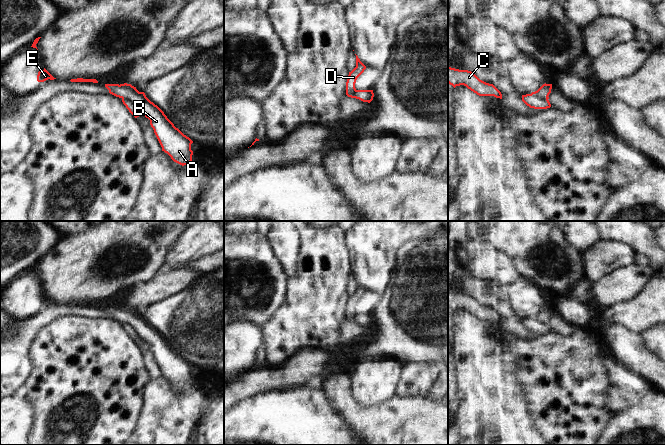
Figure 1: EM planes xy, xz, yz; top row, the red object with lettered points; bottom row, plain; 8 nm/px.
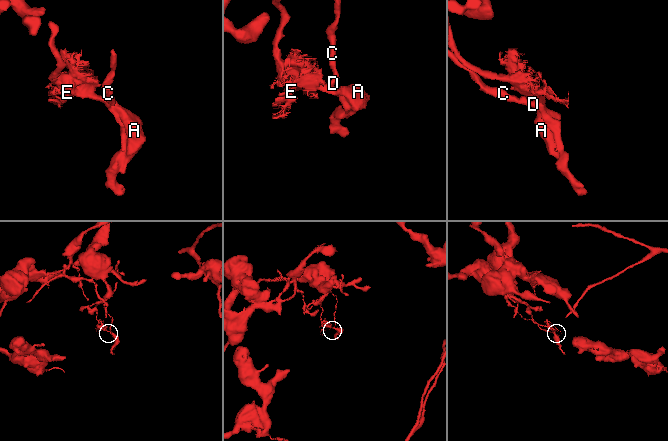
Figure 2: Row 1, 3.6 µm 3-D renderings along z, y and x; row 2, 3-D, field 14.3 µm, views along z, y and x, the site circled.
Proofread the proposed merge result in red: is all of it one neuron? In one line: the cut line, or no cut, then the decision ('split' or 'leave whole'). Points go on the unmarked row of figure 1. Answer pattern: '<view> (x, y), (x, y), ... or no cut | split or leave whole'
xy (122, 322), (128, 323), (141, 338) | split

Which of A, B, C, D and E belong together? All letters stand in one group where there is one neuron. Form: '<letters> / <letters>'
A B E / C D

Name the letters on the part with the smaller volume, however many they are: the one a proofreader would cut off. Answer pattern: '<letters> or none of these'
C, D

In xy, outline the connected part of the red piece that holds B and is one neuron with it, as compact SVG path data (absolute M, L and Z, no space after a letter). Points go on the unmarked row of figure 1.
M127 307L105 308L105 311L110 318L130 324L141 339L150 344L150 349L162 375L167 377L174 386L182 390L192 386L191 368L193 365L176 352L164 336L146 321L144 316L139 316L136 311Z

